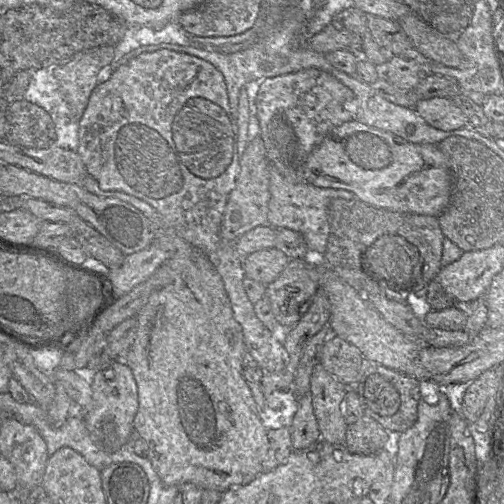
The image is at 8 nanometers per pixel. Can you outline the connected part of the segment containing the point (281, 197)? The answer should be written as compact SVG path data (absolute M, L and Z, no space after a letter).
M272 166L269 175L270 201L268 205L268 223L278 229L289 229L300 233L308 246L309 252L324 256L327 249L330 225L328 221L328 206L335 198L352 200L355 195L347 190L321 188L309 183L293 183L281 175Z

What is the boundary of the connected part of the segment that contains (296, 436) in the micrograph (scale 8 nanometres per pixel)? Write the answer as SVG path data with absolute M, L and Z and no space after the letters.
M311 393L298 399L298 411L291 426L294 450L305 451L322 440Z

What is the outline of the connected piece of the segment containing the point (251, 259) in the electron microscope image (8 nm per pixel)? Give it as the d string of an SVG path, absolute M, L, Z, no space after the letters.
M278 249L261 250L244 258L245 275L249 279L268 285L281 275L291 260Z

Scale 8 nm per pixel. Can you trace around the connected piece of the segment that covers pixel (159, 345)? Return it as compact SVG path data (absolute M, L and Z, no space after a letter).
M91 175L84 178L82 186L97 196L118 198L132 204L156 226L156 238L151 245L173 252L164 264L172 269L174 278L155 290L137 313L136 336L124 359L138 389L139 407L133 421L135 437L146 442L148 459L165 485L194 484L224 493L251 483L261 474L269 439L260 410L243 377L242 364L247 348L222 276L199 248L180 237L147 202L122 191L103 190Z

